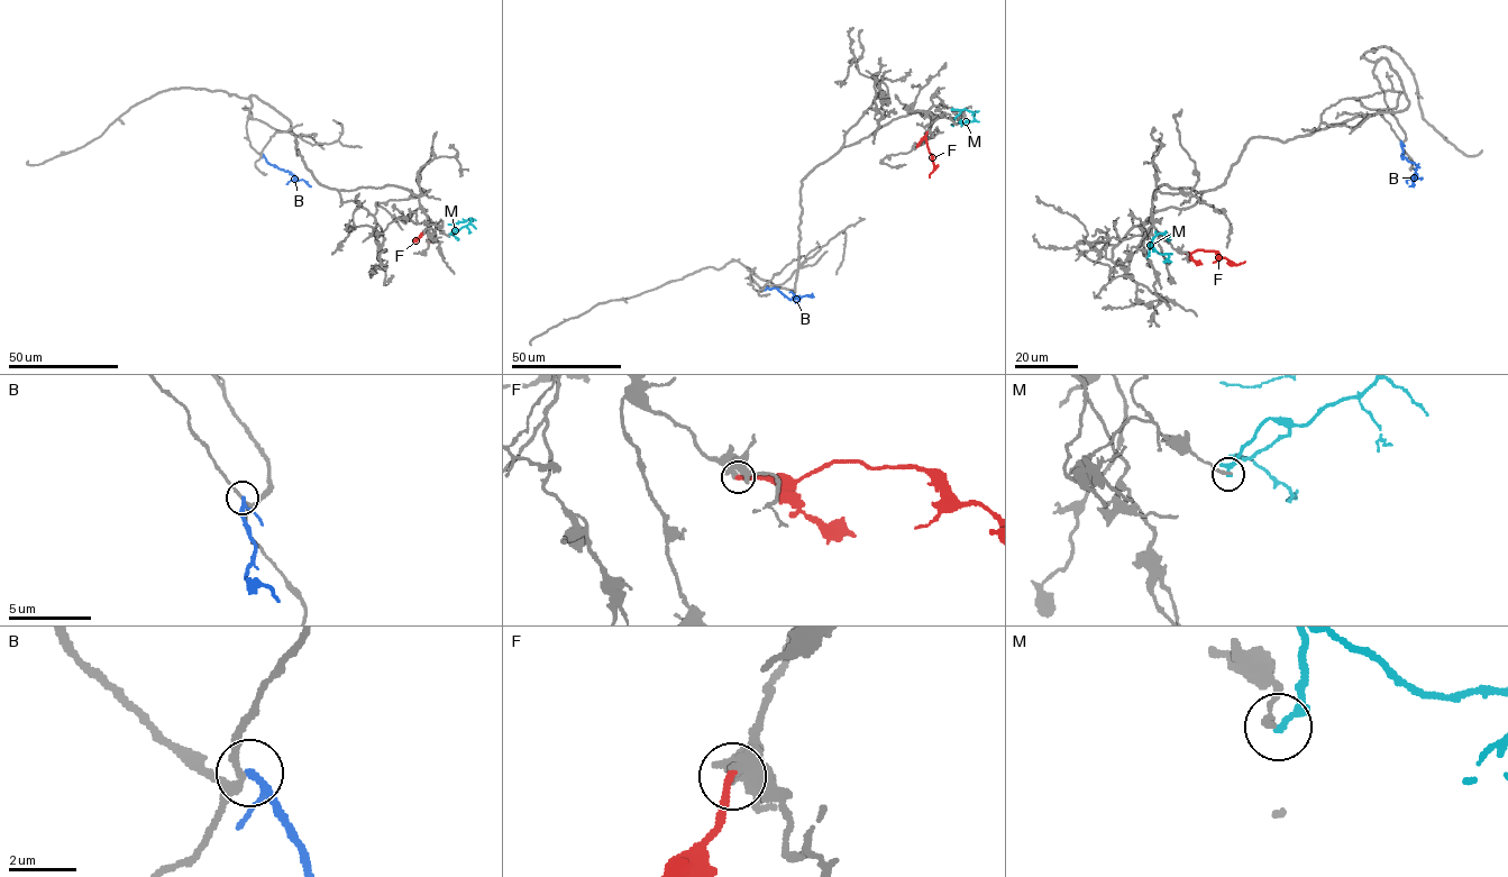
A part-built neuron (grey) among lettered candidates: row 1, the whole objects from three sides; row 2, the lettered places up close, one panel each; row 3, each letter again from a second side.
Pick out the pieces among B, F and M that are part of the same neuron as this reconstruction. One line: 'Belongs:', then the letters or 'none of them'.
Belongs: none of them

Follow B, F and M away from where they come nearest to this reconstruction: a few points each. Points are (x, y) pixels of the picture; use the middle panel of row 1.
B: (765, 288), (777, 289), (789, 299), (812, 293)
F: (926, 131), (925, 139), (933, 165), (929, 177)
M: (952, 108), (971, 111), (975, 120), (951, 125)

